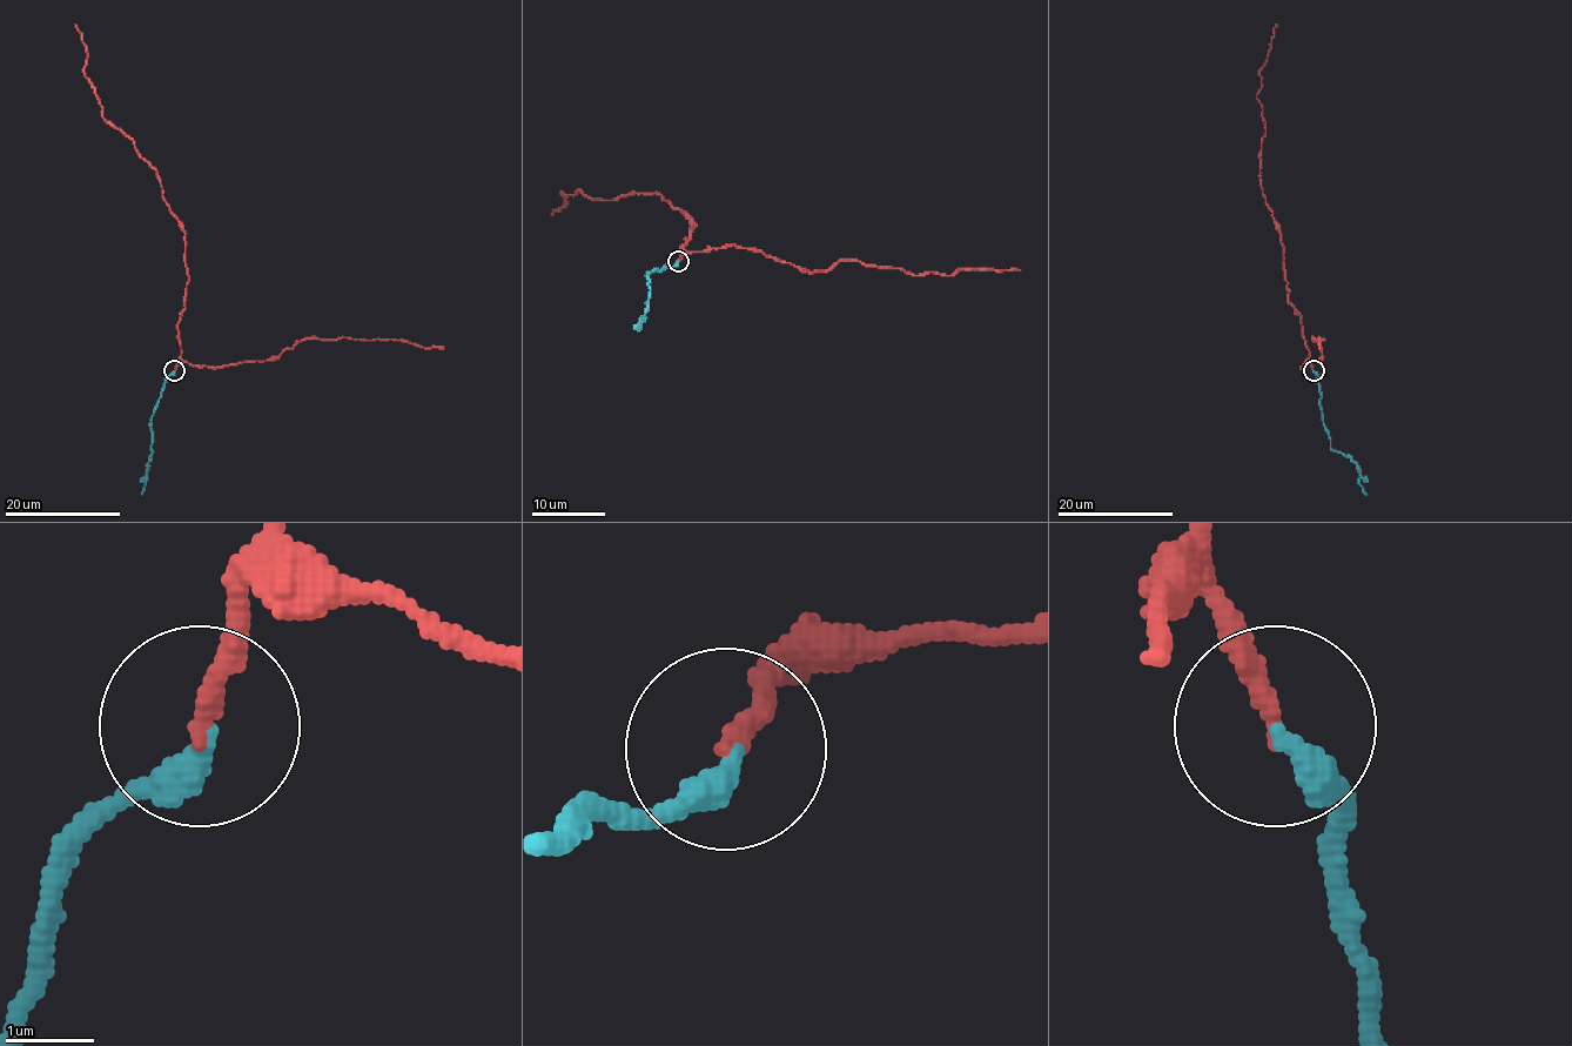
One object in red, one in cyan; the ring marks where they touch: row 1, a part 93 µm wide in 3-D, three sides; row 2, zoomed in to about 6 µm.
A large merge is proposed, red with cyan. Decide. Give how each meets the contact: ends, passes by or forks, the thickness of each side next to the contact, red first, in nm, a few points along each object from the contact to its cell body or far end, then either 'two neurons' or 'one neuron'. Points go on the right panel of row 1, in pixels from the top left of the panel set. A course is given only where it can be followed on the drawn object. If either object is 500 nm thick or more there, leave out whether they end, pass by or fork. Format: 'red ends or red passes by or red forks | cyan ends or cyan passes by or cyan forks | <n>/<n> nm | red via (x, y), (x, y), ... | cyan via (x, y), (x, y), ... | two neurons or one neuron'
red ends | cyan ends | 220/320 nm | red via (1312, 370), (1302, 321), (1289, 301), (1281, 233), (1260, 175), (1265, 134), (1256, 98), (1260, 72), (1277, 24) | cyan via (1312, 370), (1318, 382), (1323, 426), (1330, 447), (1356, 464), (1359, 484), (1366, 495) | one neuron

